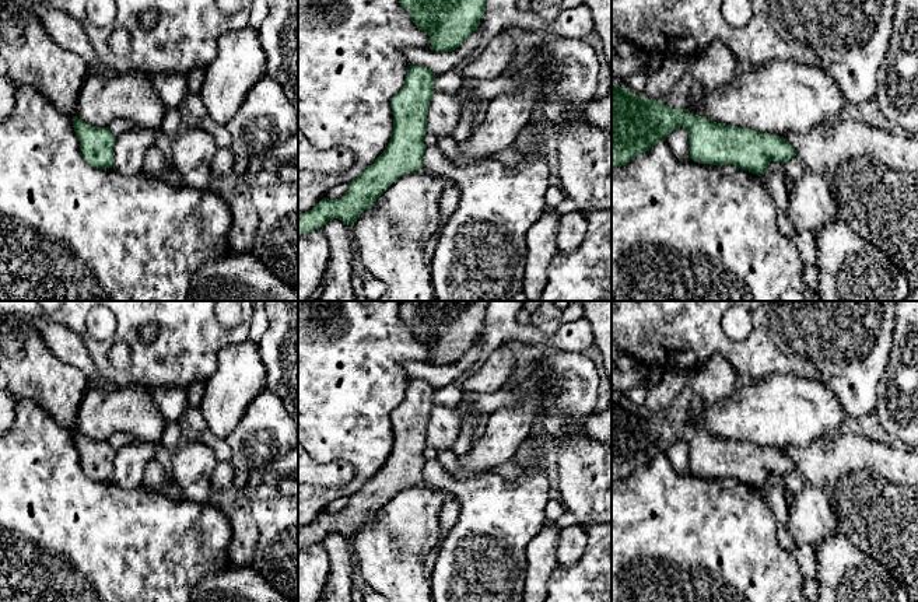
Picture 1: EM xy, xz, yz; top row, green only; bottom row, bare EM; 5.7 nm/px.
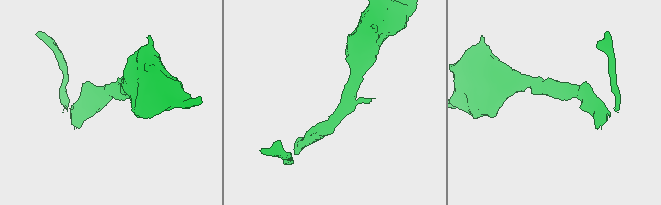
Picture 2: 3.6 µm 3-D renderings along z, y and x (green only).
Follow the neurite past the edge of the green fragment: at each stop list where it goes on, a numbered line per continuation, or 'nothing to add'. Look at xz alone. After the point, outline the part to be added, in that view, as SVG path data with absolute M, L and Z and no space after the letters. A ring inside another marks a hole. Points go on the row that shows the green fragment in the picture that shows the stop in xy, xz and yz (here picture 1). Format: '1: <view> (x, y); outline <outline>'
nothing to add

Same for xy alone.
nothing to add

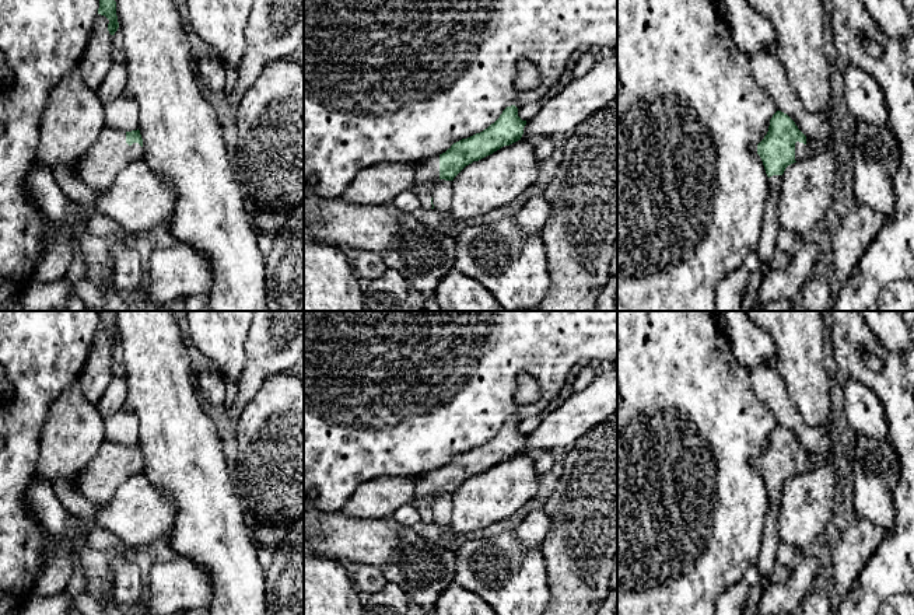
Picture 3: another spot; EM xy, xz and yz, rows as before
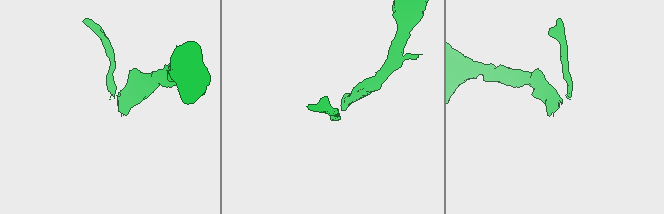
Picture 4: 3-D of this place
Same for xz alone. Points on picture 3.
1: xz (427, 173); outline M440 156L416 163L416 182L410 189L414 192L423 209L430 210L431 205L431 185L440 179Z

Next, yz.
1: yz (801, 150); outline M796 141L795 143L795 161L805 160L808 154L809 154L808 143L803 144L803 143Z

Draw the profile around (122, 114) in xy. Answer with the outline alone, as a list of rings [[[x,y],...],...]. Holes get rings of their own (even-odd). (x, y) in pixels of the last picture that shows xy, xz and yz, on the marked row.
[[[120,95],[104,106],[105,126],[125,132],[139,129],[139,105],[134,99]]]

